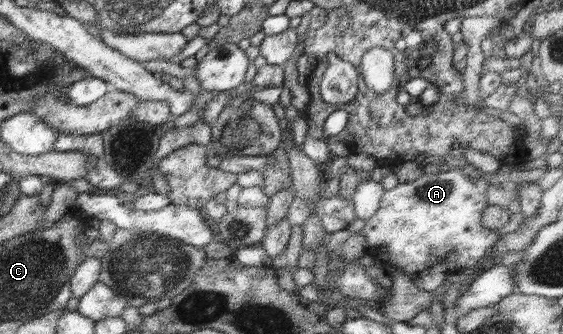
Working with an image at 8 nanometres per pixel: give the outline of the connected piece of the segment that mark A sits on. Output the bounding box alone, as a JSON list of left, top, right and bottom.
[361,169,500,293]

